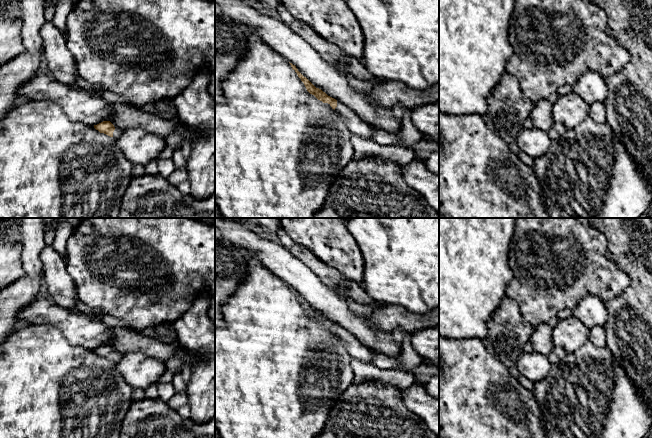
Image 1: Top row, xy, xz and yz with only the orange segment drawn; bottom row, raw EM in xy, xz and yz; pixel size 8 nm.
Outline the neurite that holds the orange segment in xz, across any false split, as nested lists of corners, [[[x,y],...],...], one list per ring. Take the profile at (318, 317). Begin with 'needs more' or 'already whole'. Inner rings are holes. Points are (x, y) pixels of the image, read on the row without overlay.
needs more; [[[290,287],[290,289],[292,293],[297,297],[301,305],[304,307],[307,315],[323,327],[328,327],[332,331],[332,333],[337,336],[341,346],[348,352],[351,357],[366,363],[371,363],[371,360],[373,358],[371,353],[365,346],[363,346],[359,342],[359,340],[355,336],[353,336],[351,333],[349,333],[347,330],[337,325],[336,323],[328,320],[321,313],[316,312],[306,301],[304,301],[298,295],[295,289],[293,289],[292,287]]]

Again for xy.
needs more; [[[103,345],[97,349],[94,349],[94,352],[100,357],[104,357],[113,363],[119,362],[123,356],[122,354],[115,352],[110,345]]]

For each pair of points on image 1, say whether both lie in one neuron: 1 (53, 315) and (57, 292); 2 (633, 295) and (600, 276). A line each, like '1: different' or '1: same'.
1: different
2: different

